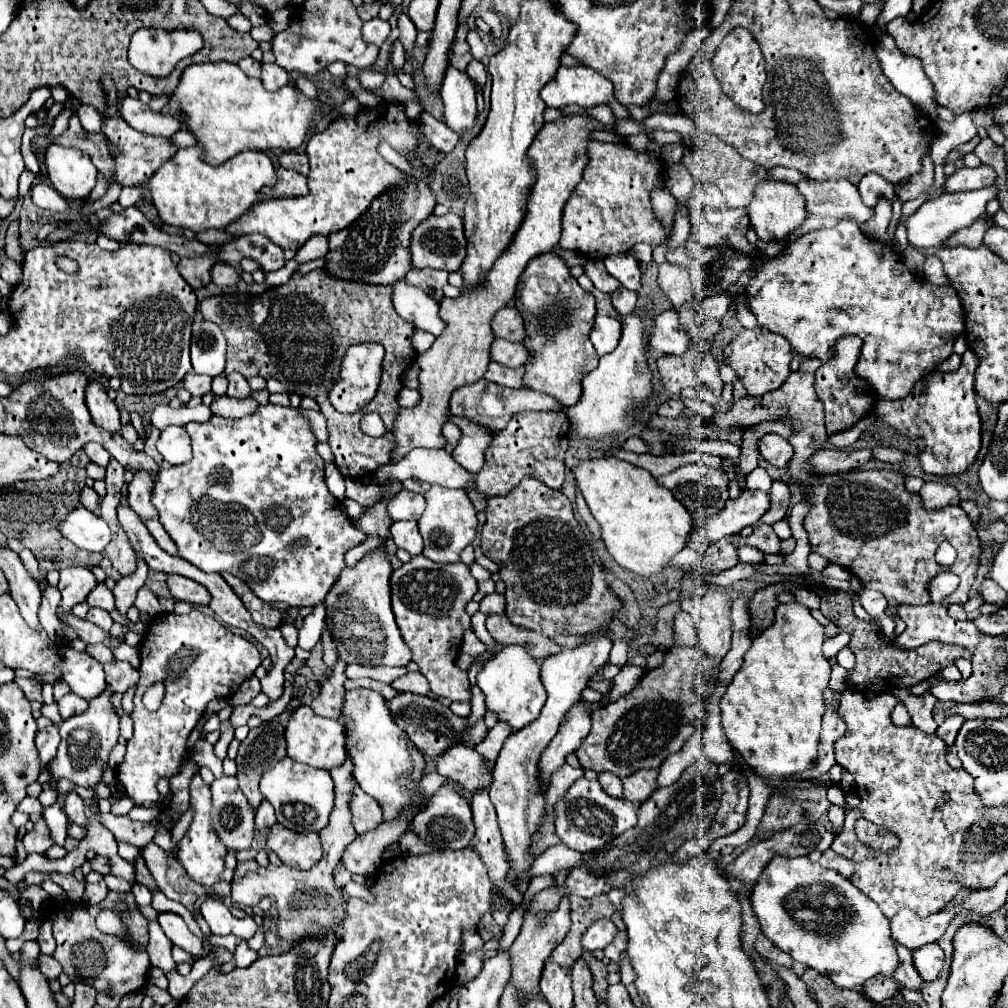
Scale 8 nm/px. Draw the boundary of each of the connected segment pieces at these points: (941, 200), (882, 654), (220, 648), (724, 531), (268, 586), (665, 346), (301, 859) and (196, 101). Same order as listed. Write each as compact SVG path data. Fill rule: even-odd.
M989 186L989 188L981 188L981 190L973 190L973 192L961 192L961 194L943 192L941 196L927 200L915 214L911 214L905 220L909 244L913 244L917 248L939 248L955 230L971 226L979 216L983 216L985 206L989 200L995 198L995 192L997 192L995 186Z
M845 592L837 594L825 594L821 602L821 612L825 618L829 618L833 624L837 624L839 632L849 632L851 642L849 648L853 650L857 658L855 670L849 672L849 686L857 692L871 690L871 692L889 692L893 688L911 688L917 682L923 682L935 674L939 674L943 668L955 664L957 658L971 658L971 654L955 644L941 644L941 642L927 642L913 650L901 650L895 644L891 644L885 636L881 636L881 628L875 622L859 620L853 614L851 608L853 600Z
M199 608L187 616L159 614L153 618L153 624L147 628L141 644L141 678L133 696L135 708L131 714L135 734L127 742L125 760L117 768L117 780L123 784L129 798L133 798L139 806L153 806L161 798L157 782L161 778L171 778L181 770L187 754L187 738L197 726L207 704L215 698L229 698L235 688L253 676L259 664L259 650L249 640L229 632L213 616L201 612ZM157 680L165 682L167 692L161 708L149 712L141 698L147 686Z
M745 490L739 498L727 500L725 508L717 514L699 516L703 522L703 532L707 538L721 540L739 534L741 528L753 526L769 510L769 494L761 490Z
M267 404L267 406L259 406L259 410L255 414L239 418L239 420L229 420L229 418L221 418L221 416L213 414L207 422L189 422L185 428L187 428L187 434L193 440L193 458L187 464L181 464L181 466L161 468L157 472L157 478L155 478L155 484L153 484L153 506L159 512L159 520L161 520L163 528L167 530L171 540L175 542L177 554L181 558L185 558L187 562L191 562L193 566L205 570L205 572L229 572L229 574L245 580L249 584L249 588L263 602L287 602L287 604L291 604L295 608L303 608L303 606L323 602L325 594L331 590L333 582L337 580L339 572L345 566L347 550L353 548L353 546L359 546L361 542L365 542L367 536L361 534L353 526L353 522L345 514L343 506L331 496L331 492L325 486L325 462L315 450L317 438L311 432L309 418L303 416L301 412L295 412L291 406L283 408L283 406Z
M665 310L653 318L653 330L649 334L649 346L663 352L681 356L689 350L691 340L685 334L679 314L675 310Z
M273 824L267 834L267 848L273 850L281 862L295 870L311 870L323 856L319 834L297 834Z
M217 62L187 66L161 114L179 118L183 128L187 128L203 148L205 162L219 166L245 150L291 152L299 148L305 140L307 128L315 120L315 114L325 106L323 96L309 100L291 84L277 92L267 92L261 80L247 78L237 64Z

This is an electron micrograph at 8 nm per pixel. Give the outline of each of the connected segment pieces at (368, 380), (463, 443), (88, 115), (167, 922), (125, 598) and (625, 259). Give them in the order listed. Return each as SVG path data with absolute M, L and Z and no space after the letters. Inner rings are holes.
M363 342L363 344L355 344L347 348L343 362L341 362L337 385L332 386L329 392L329 400L337 411L343 414L354 414L373 400L379 380L381 380L381 362L383 362L381 344Z
M452 415L448 421L457 424L461 430L461 440L452 452L454 460L467 472L477 474L485 462L483 458L485 450L489 448L489 442L493 442L497 434L493 434L493 430L481 430L481 426L465 422L465 418Z
M81 104L79 110L77 110L77 116L79 116L79 120L81 120L81 124L83 124L85 130L89 130L89 132L99 132L99 130L101 130L101 120L103 120L103 116L101 116L101 112L95 110L93 106Z
M159 912L157 922L161 924L165 936L167 936L175 946L183 948L185 952L189 952L189 954L193 954L193 956L201 956L203 944L201 944L199 938L195 938L195 936L189 932L189 928L187 928L187 924L183 922L181 916L177 916L177 914L173 914L173 912Z
M137 554L137 572L133 574L133 578L131 576L127 576L127 578L119 578L119 582L115 584L115 588L113 588L113 594L115 594L115 600L119 602L117 604L117 610L121 612L121 614L127 614L127 610L133 606L133 602L135 602L135 596L137 596L137 590L145 584L145 578L147 578L147 564L145 564L145 560Z
M627 252L627 254L615 254L615 256L607 256L603 260L607 272L617 278L627 290L637 292L641 288L641 268L639 262Z

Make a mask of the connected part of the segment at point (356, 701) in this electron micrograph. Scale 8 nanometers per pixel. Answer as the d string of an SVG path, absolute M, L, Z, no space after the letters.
M365 688L347 690L343 716L351 722L347 732L347 750L353 756L355 780L361 790L381 802L385 820L395 820L411 804L415 784L425 774L425 758L417 750L417 746L409 742L409 736L393 722L383 696Z

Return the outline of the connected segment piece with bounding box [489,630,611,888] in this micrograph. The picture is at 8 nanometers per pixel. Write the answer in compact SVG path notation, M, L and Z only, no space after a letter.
M603 630L595 632L593 638L595 640L585 646L579 646L575 650L563 648L559 654L545 658L545 662L541 664L541 682L547 692L547 702L535 722L531 722L519 732L513 732L505 740L495 762L489 796L497 810L499 828L505 842L505 854L509 854L509 866L515 876L515 882L513 882L515 888L519 888L521 882L533 878L531 876L531 864L533 864L531 842L533 842L533 834L539 830L547 814L545 794L537 794L537 760L541 760L545 746L549 746L549 742L557 734L557 728L565 718L567 710L581 698L581 690L587 686L587 680L593 674L597 674L601 666L609 660L611 638L603 634Z

